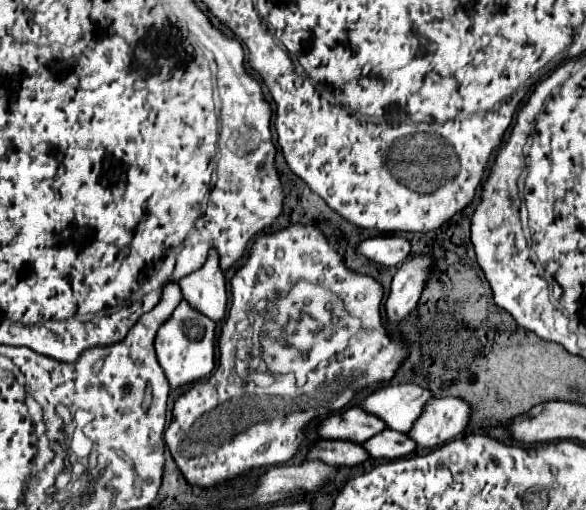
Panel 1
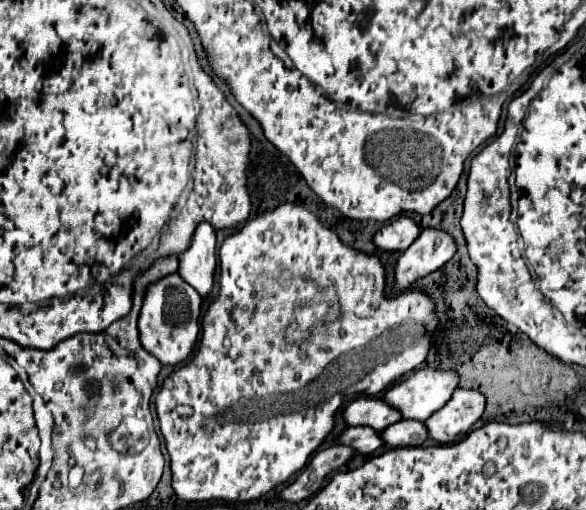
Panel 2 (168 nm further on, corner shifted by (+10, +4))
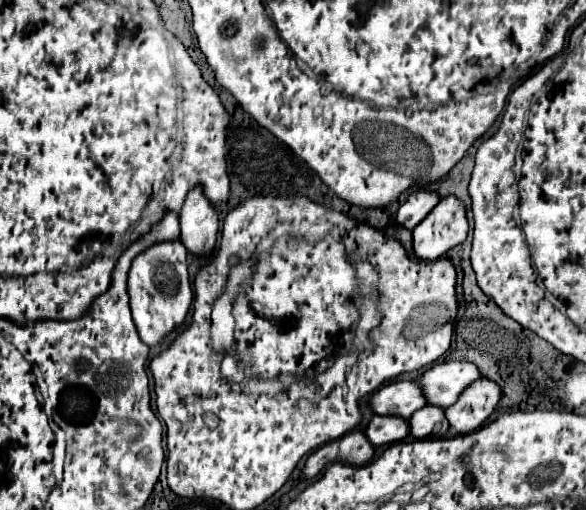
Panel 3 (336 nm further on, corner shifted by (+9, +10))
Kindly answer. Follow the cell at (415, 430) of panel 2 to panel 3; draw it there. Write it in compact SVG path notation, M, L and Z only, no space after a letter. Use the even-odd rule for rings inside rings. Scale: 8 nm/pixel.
M426 405L418 409L408 421L410 421L410 435L418 439L444 437L450 429L444 409L440 405Z

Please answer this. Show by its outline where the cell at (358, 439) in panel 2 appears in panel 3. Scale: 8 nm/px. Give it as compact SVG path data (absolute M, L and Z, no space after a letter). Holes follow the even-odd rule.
M376 415L368 429L366 435L372 445L384 445L384 443L398 443L408 437L408 419L402 417L382 417Z

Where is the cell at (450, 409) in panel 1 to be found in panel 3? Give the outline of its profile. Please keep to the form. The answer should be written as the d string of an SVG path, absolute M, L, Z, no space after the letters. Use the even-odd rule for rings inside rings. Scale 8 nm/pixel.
M490 379L472 383L460 399L446 409L446 419L456 433L472 433L482 427L502 399L502 389Z

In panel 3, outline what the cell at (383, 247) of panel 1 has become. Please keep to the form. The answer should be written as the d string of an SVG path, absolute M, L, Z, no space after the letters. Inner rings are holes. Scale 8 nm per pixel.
M426 187L414 191L406 203L398 209L398 215L396 215L396 221L400 225L404 225L406 229L414 229L436 205L438 205L440 197L436 191L430 191Z

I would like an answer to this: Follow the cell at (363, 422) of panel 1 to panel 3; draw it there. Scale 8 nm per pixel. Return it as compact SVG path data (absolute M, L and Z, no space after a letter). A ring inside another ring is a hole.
M396 381L376 391L372 395L370 407L378 415L400 415L408 419L426 403L428 401L416 381Z

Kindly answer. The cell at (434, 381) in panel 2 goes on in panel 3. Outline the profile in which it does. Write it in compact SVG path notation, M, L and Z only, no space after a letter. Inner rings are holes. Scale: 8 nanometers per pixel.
M448 361L448 363L438 363L430 367L418 379L418 383L424 389L428 403L450 407L454 405L454 401L458 401L460 393L478 379L484 379L484 375L478 371L474 363Z

